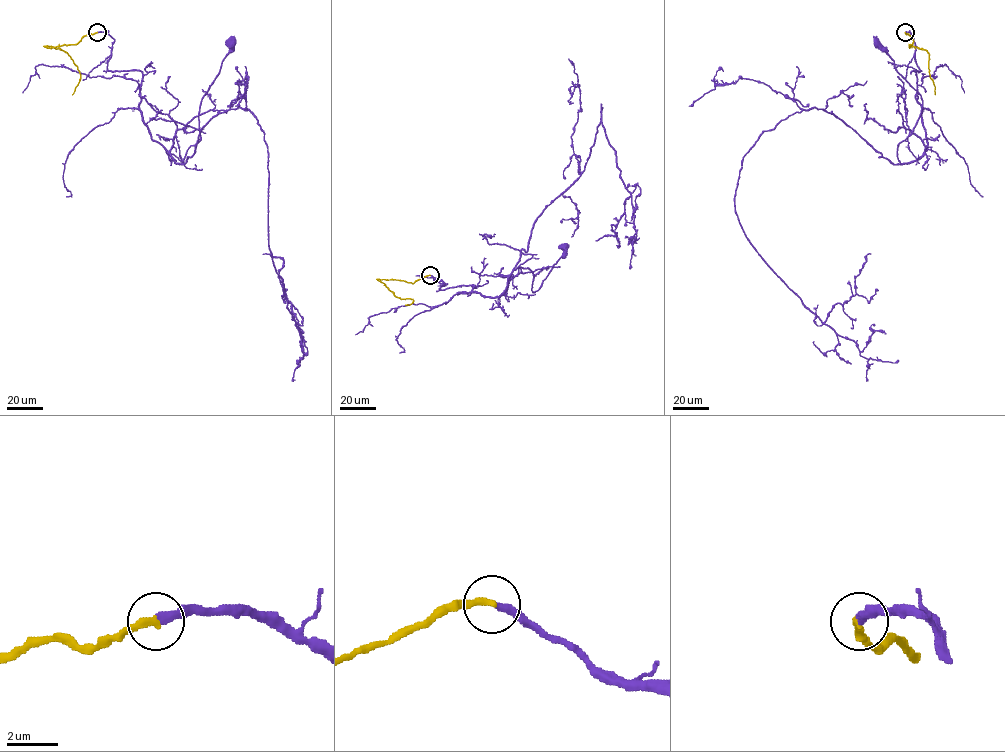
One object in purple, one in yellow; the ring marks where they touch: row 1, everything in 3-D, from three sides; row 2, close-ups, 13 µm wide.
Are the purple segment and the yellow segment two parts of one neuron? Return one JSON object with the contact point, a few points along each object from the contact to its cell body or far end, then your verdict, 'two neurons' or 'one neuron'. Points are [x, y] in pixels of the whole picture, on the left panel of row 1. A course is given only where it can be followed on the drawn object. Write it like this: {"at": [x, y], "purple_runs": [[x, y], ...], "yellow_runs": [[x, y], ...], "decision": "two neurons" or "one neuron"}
{"at": [97, 32], "purple_runs": [[97, 32], [114, 40], [107, 69], [141, 71], [142, 122], [181, 163], [200, 140], [201, 99], [231, 42]], "yellow_runs": [[97, 32], [85, 35], [75, 44], [44, 46], [62, 49], [77, 66], [80, 78], [72, 94]], "decision": "one neuron"}

